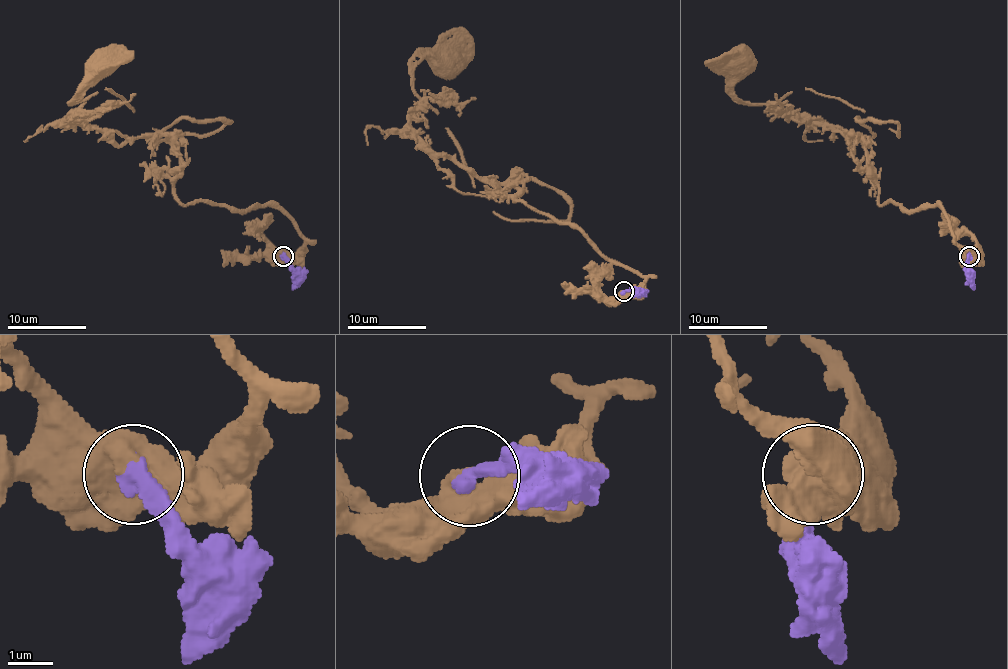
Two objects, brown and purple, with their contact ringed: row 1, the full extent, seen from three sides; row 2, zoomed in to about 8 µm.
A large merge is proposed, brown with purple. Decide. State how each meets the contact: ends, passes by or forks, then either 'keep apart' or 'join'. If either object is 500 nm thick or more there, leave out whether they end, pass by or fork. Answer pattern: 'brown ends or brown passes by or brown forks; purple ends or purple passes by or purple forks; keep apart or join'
join

